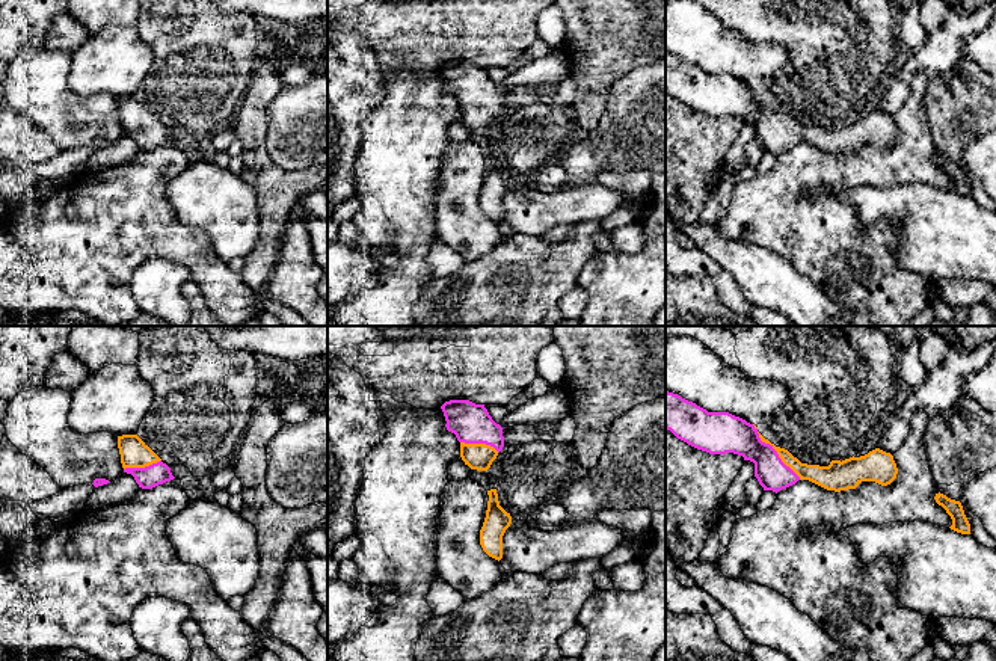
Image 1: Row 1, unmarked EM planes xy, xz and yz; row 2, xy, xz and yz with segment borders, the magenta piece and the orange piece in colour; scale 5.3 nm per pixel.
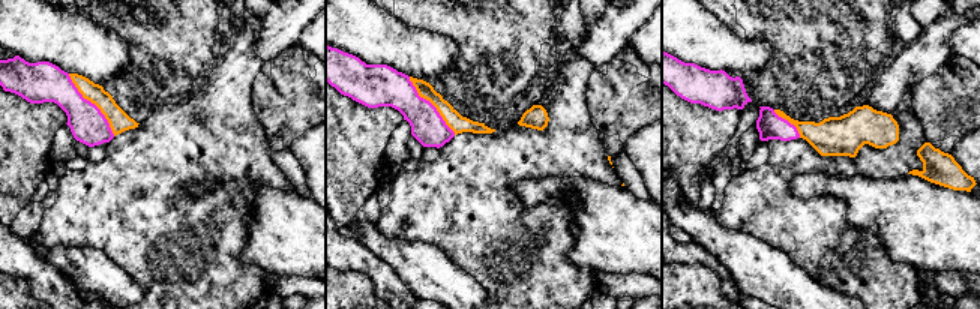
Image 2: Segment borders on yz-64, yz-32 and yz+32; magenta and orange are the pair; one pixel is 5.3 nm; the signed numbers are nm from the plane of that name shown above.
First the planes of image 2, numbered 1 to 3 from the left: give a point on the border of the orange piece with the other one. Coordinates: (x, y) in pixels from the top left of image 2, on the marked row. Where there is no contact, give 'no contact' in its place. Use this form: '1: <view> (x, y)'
1: yz-64 (93, 104)
2: yz-32 (431, 104)
3: yz+32 (788, 122)

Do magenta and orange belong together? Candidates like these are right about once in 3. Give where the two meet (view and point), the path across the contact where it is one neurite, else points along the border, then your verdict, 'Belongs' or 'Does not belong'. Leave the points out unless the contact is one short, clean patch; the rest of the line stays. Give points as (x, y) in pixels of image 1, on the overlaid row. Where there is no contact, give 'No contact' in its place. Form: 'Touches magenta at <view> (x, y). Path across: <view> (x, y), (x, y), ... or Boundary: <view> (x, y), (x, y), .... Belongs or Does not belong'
Touches magenta at yz (777, 455). Belongs

